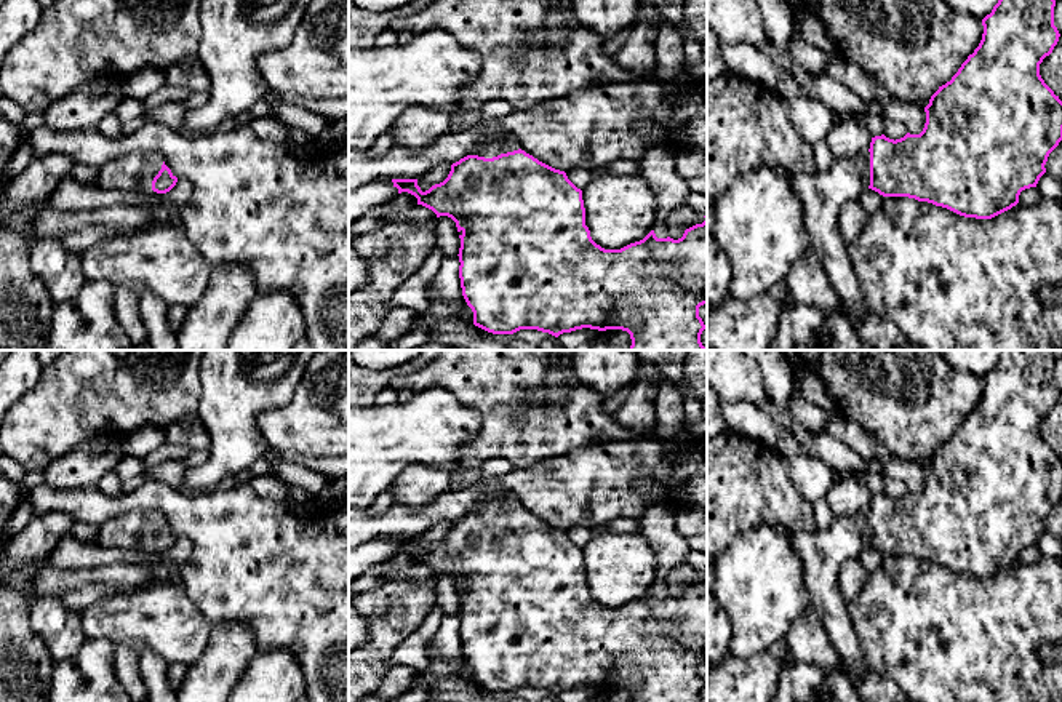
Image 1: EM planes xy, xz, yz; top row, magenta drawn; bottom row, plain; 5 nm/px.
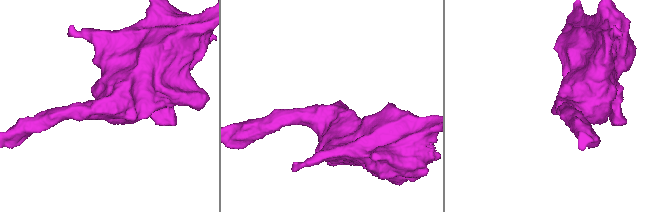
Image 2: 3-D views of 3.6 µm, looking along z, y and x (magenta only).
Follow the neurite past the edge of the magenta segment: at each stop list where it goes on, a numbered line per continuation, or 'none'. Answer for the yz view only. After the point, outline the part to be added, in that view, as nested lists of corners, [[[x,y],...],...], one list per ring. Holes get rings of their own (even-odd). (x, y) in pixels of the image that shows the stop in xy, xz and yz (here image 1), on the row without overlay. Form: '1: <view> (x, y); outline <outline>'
1: yz (822, 552); outline [[[859,510],[848,517],[840,517],[832,521],[827,529],[817,529],[814,532],[792,531],[784,526],[774,526],[782,529],[793,544],[796,555],[801,560],[804,571],[804,582],[808,588],[809,604],[820,617],[827,635],[840,656],[843,670],[856,680],[862,680],[872,668],[865,659],[865,654],[854,635],[852,622],[848,616],[846,601],[838,588],[840,566],[849,558],[859,558],[859,555],[868,548],[870,544],[870,510]]]

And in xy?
1: xy (135, 530); outline [[[133,510],[117,515],[98,526],[96,542],[102,547],[154,553],[152,539],[162,528],[163,517],[157,510]]]

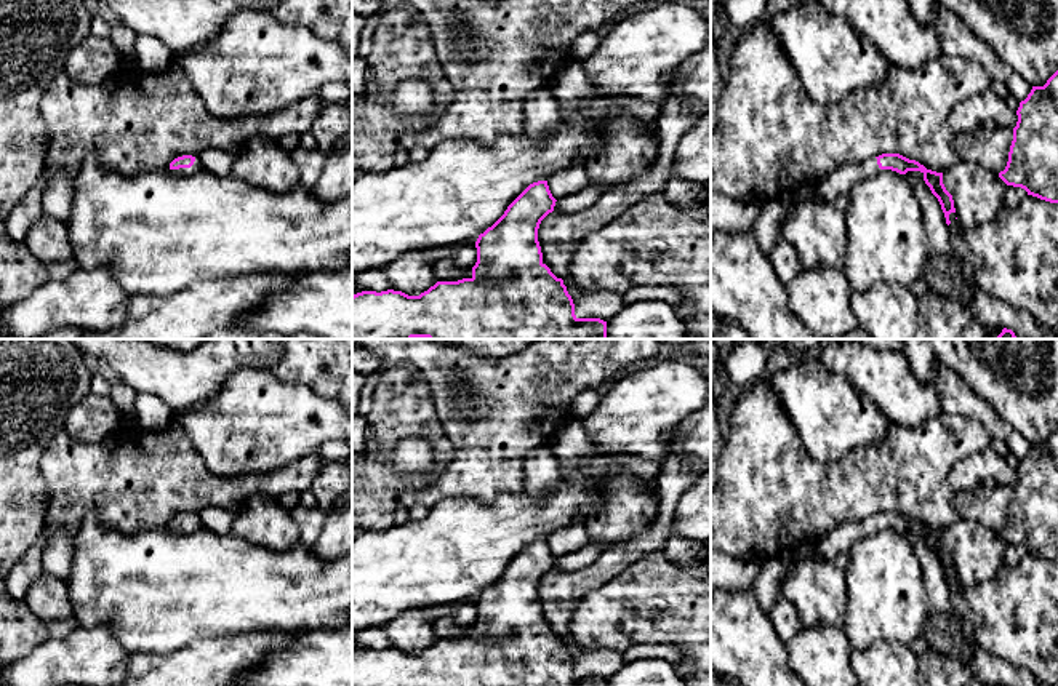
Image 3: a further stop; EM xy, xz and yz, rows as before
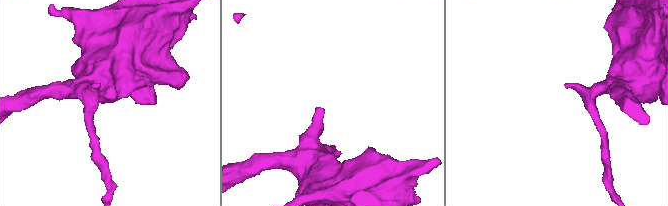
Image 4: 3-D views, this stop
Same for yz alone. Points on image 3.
1: yz (839, 539); outline [[[868,516],[863,521],[848,521],[826,531],[824,536],[816,542],[812,555],[828,561],[836,561],[839,553],[852,548],[852,545],[866,536],[871,536],[880,529],[877,516]]]

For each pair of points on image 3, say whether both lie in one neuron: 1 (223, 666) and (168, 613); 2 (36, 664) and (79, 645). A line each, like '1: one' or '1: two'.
1: two
2: one

